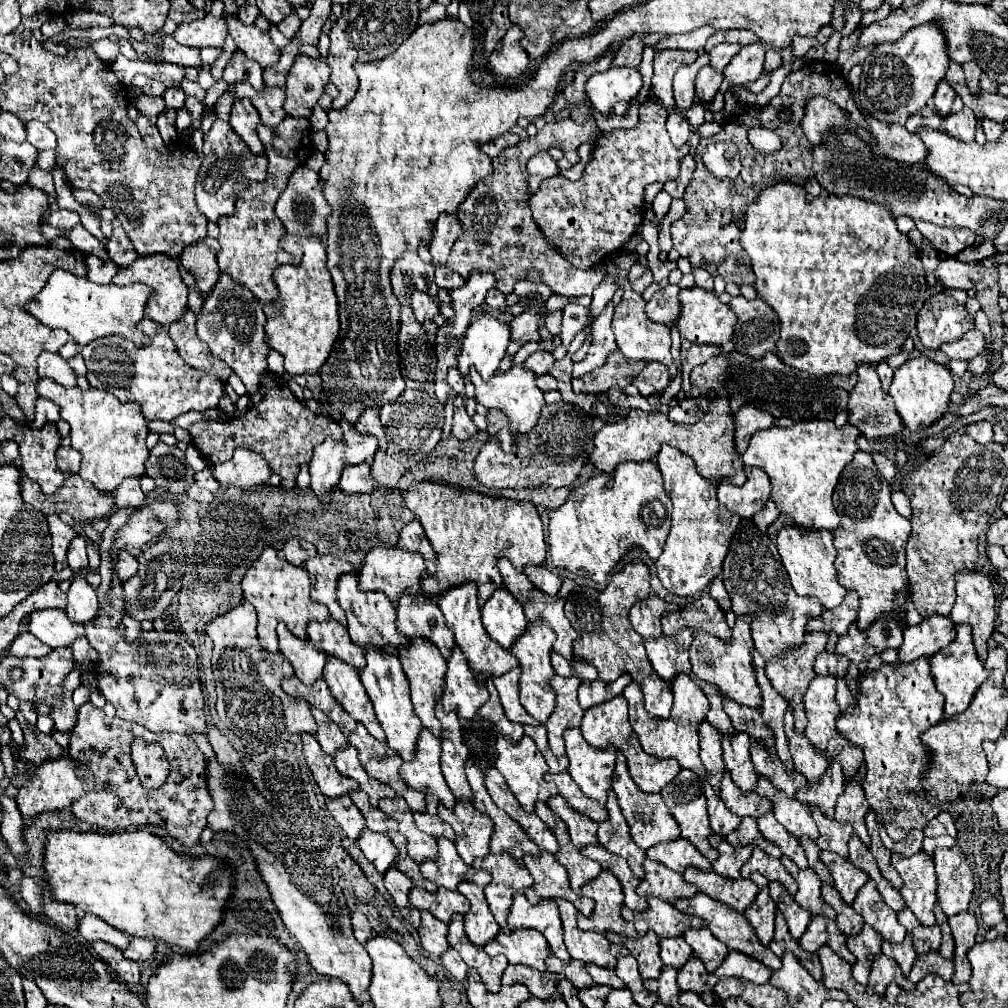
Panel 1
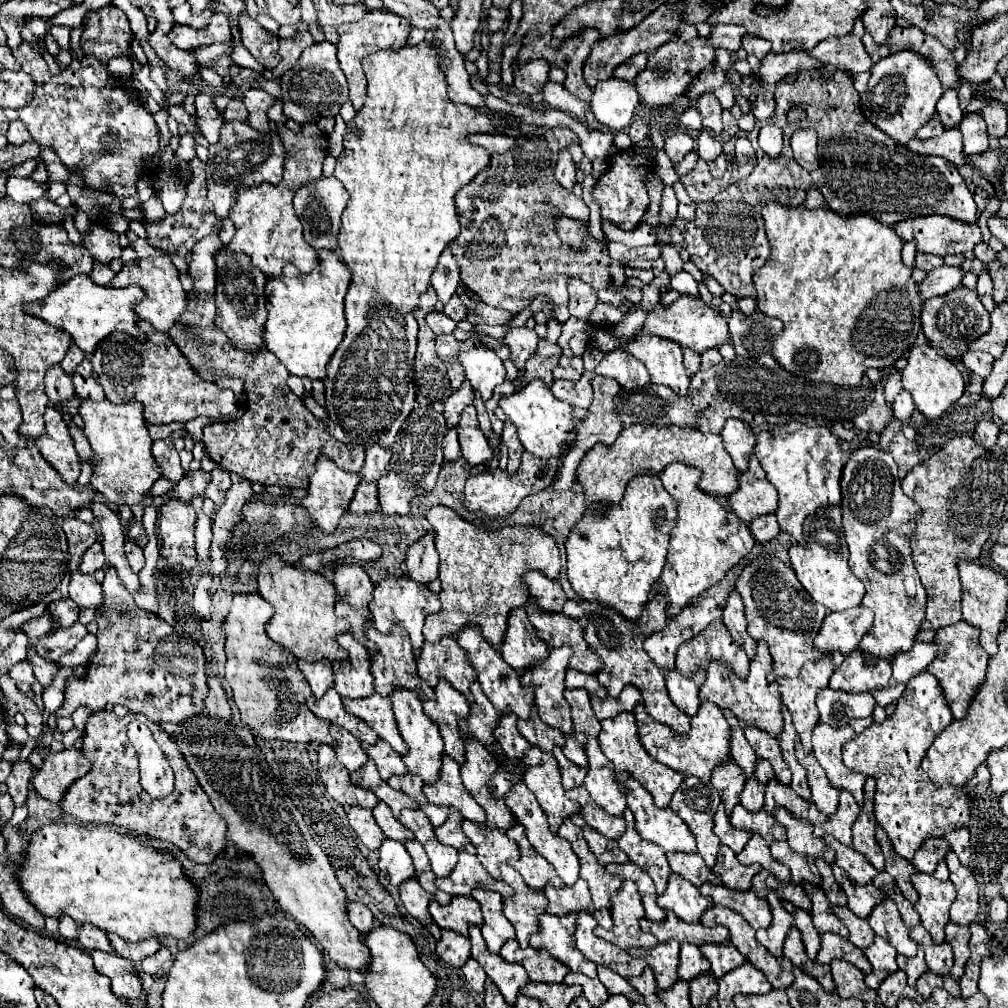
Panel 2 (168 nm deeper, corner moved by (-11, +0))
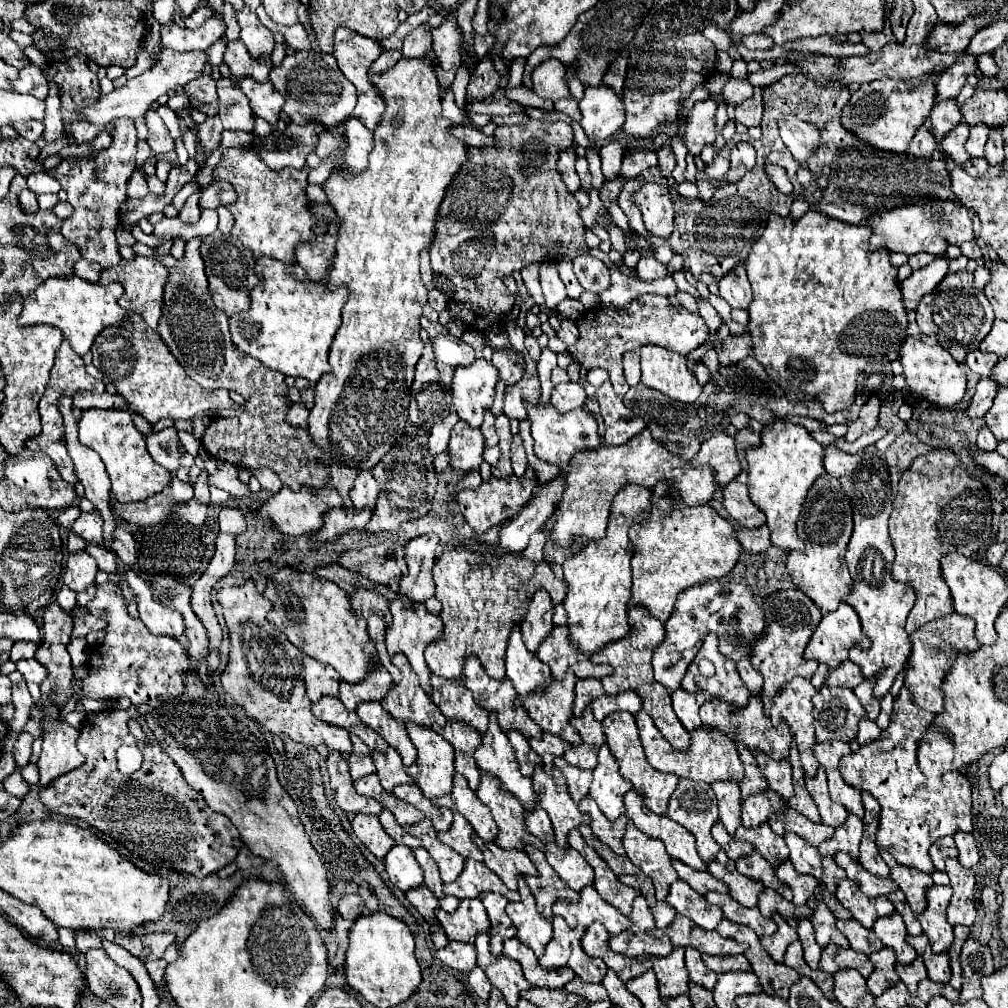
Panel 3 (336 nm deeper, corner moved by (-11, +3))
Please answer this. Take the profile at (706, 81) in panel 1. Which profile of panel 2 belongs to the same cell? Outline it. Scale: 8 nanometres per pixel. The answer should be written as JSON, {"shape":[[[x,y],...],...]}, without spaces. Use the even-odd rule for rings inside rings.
{"shape":[[[707,92],[703,94],[699,100],[697,100],[697,108],[703,116],[703,128],[711,128],[713,132],[721,134],[723,126],[721,126],[721,102],[717,100],[717,96],[713,92]]]}

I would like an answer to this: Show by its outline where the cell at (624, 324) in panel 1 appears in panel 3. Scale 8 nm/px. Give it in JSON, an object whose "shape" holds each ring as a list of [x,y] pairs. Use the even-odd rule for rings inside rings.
{"shape":[[[645,345],[639,349],[641,355],[641,383],[661,391],[667,397],[675,397],[679,403],[693,403],[703,387],[695,375],[687,371],[687,359],[669,349]]]}

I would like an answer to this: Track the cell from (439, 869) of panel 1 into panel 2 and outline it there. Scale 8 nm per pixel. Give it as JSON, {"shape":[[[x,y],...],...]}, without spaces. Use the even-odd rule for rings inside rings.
{"shape":[[[459,852],[459,862],[453,872],[445,878],[437,878],[435,886],[451,896],[469,896],[473,888],[495,890],[501,896],[513,894],[513,888],[507,882],[489,876],[489,872],[485,872],[485,868],[479,864],[477,856],[469,852]]]}

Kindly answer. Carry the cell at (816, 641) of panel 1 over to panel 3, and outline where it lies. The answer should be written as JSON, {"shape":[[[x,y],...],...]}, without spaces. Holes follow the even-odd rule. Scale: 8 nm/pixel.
{"shape":[[[795,677],[793,681],[789,681],[789,685],[785,685],[777,697],[775,697],[775,705],[771,711],[771,721],[773,725],[777,725],[781,719],[787,721],[795,745],[799,749],[801,755],[801,763],[805,769],[807,777],[815,777],[819,763],[815,761],[813,755],[813,745],[815,745],[815,729],[813,729],[813,703],[811,699],[817,695],[817,691],[813,689],[811,681]]]}

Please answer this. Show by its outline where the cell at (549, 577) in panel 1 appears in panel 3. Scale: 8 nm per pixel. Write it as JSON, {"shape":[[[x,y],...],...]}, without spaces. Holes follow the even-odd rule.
{"shape":[[[537,591],[533,601],[529,603],[529,613],[521,623],[521,635],[527,643],[529,653],[537,653],[543,637],[547,637],[553,629],[551,623],[553,617],[553,605],[545,591]]]}

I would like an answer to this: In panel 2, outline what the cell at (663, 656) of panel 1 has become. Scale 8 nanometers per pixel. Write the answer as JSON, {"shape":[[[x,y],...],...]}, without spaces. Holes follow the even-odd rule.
{"shape":[[[671,668],[671,672],[665,672],[667,690],[675,706],[679,706],[683,712],[693,716],[699,710],[699,686],[703,682],[705,670],[699,668],[695,676],[683,676],[679,668]]]}

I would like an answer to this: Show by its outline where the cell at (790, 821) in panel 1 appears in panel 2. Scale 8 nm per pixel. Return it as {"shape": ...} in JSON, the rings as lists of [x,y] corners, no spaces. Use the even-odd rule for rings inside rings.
{"shape":[[[775,808],[775,818],[779,820],[779,824],[787,828],[787,842],[795,852],[807,854],[811,858],[819,856],[833,864],[835,860],[833,848],[825,844],[825,838],[813,836],[813,826],[807,824],[807,820],[795,820],[795,816],[787,812],[787,808]]]}

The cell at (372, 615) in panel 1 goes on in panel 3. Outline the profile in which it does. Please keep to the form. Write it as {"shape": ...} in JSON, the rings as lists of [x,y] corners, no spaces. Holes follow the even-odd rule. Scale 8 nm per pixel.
{"shape":[[[395,655],[393,663],[399,667],[403,679],[399,685],[393,685],[387,697],[381,701],[383,709],[403,725],[417,723],[425,727],[433,727],[435,723],[443,727],[447,719],[437,709],[437,705],[425,695],[423,687],[419,685],[419,679],[415,677],[415,671],[411,669],[407,657]]]}

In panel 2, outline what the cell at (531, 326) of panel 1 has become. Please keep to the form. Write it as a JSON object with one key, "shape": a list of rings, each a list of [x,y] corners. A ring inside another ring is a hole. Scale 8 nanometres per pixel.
{"shape":[[[521,326],[521,328],[511,328],[505,336],[505,342],[511,348],[511,360],[517,364],[517,368],[523,368],[525,362],[537,354],[539,336],[535,334],[535,330]]]}

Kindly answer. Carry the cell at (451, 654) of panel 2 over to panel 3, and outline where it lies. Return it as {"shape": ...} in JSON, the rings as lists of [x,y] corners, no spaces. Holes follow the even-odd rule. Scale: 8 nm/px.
{"shape":[[[433,675],[431,687],[433,687],[431,699],[447,719],[467,721],[469,725],[475,725],[475,729],[481,735],[487,731],[489,713],[475,705],[471,691],[461,681],[447,681]]]}

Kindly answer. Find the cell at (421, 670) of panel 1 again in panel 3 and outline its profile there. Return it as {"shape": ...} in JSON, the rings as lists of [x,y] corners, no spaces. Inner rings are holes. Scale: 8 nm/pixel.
{"shape":[[[447,721],[445,727],[435,725],[435,731],[447,739],[453,749],[455,749],[455,771],[461,773],[469,781],[469,789],[475,791],[479,787],[479,769],[475,765],[473,753],[479,747],[481,735],[467,723],[457,723],[457,721]]]}

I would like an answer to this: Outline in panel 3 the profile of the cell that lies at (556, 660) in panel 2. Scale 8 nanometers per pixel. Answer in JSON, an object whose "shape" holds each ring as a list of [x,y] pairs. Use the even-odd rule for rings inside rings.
{"shape":[[[567,673],[567,677],[559,683],[551,683],[545,691],[533,693],[529,697],[519,697],[515,705],[523,707],[529,717],[545,731],[551,735],[557,735],[571,745],[579,745],[581,737],[579,733],[571,727],[569,719],[573,717],[573,689],[575,689],[575,673]]]}

